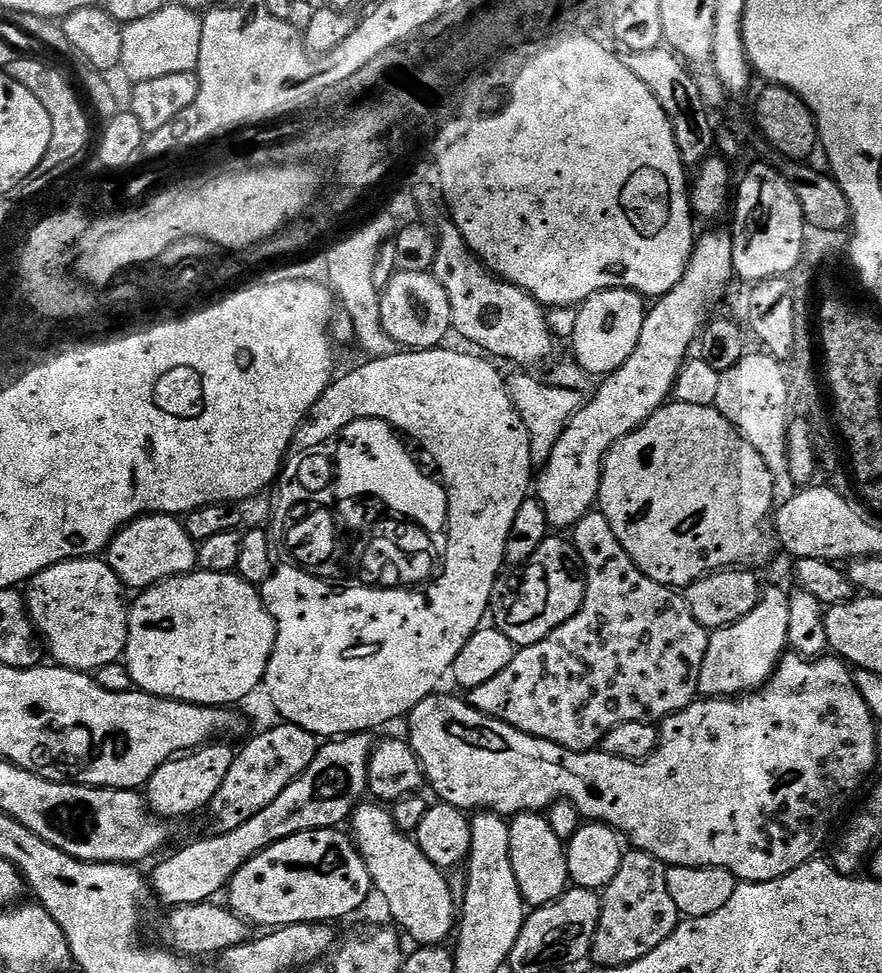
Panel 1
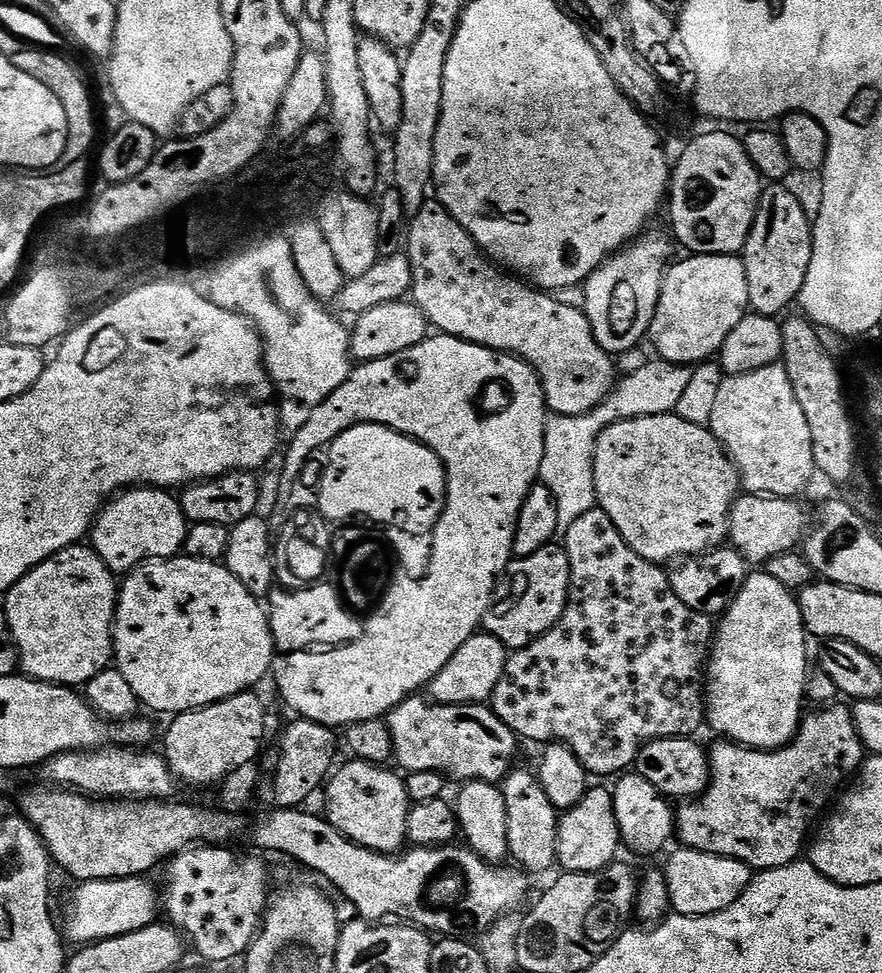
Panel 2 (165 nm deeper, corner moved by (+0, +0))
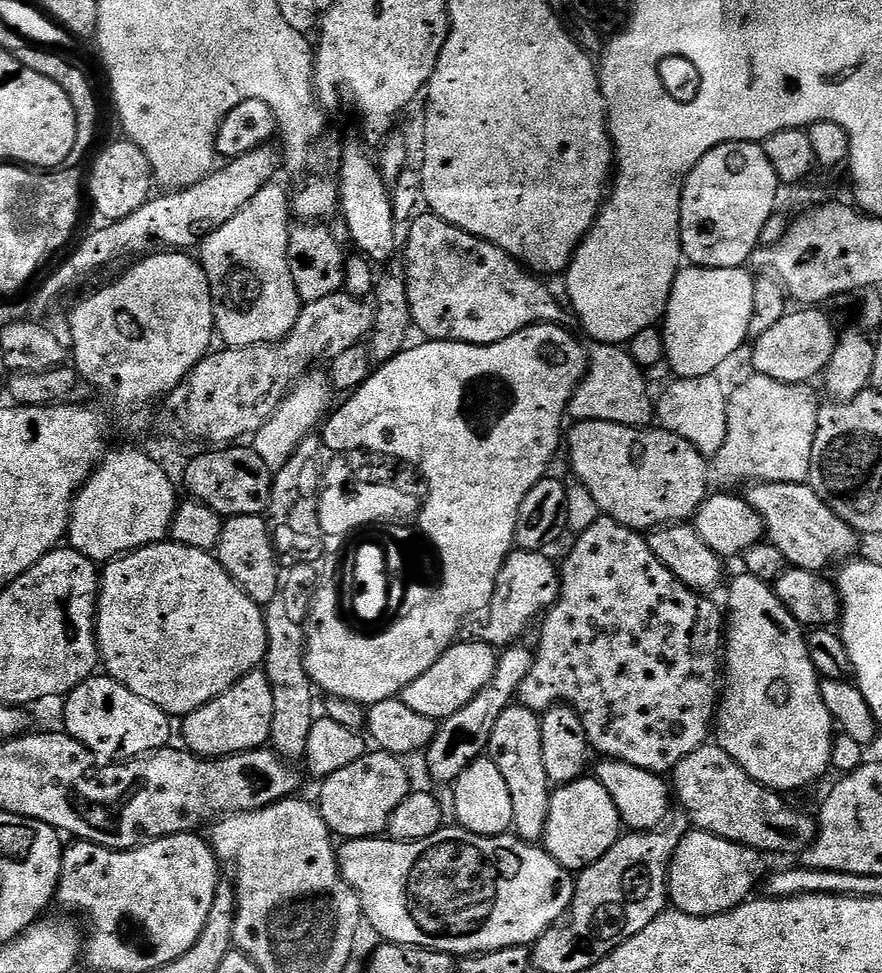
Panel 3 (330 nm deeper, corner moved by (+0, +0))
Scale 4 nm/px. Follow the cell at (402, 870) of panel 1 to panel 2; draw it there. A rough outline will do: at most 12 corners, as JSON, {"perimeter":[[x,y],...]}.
{"perimeter":[[355,758],[327,781],[326,819],[372,852],[408,838],[405,777]]}

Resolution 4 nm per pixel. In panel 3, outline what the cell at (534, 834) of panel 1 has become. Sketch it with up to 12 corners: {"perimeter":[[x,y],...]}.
{"perimeter":[[513,702],[487,755],[514,806],[515,835],[546,830],[554,791],[542,762],[541,713]]}

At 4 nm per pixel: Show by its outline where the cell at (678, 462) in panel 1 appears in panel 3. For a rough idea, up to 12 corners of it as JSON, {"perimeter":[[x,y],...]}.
{"perimeter":[[571,425],[572,472],[603,515],[679,524],[709,461],[676,433]]}

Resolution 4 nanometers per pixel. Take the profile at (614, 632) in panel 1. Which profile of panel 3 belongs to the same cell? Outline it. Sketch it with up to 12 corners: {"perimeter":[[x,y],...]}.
{"perimeter":[[601,515],[519,703],[671,773],[709,743],[725,613]]}

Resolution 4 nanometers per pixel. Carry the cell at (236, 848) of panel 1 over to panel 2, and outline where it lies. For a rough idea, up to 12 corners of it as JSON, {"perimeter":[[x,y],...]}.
{"perimeter":[[144,876],[75,885],[62,932],[76,946],[157,923]]}

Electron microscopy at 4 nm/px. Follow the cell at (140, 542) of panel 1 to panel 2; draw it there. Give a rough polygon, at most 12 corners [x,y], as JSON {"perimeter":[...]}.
{"perimeter":[[171,491],[105,504],[90,547],[114,574],[181,555],[189,527]]}

